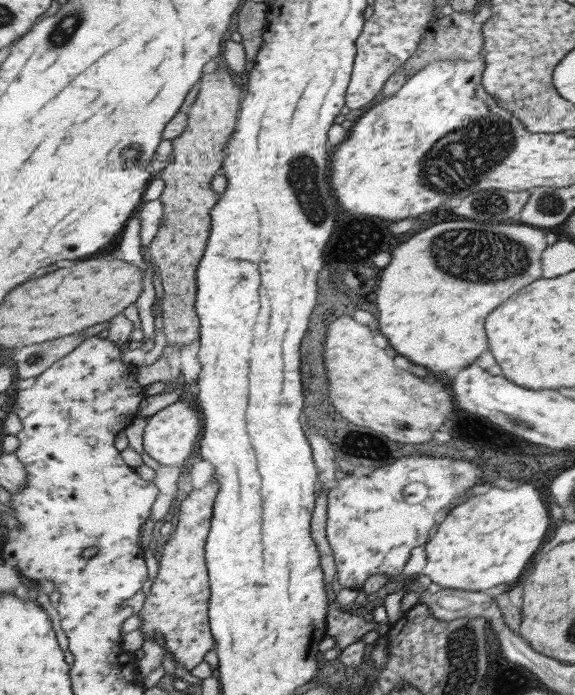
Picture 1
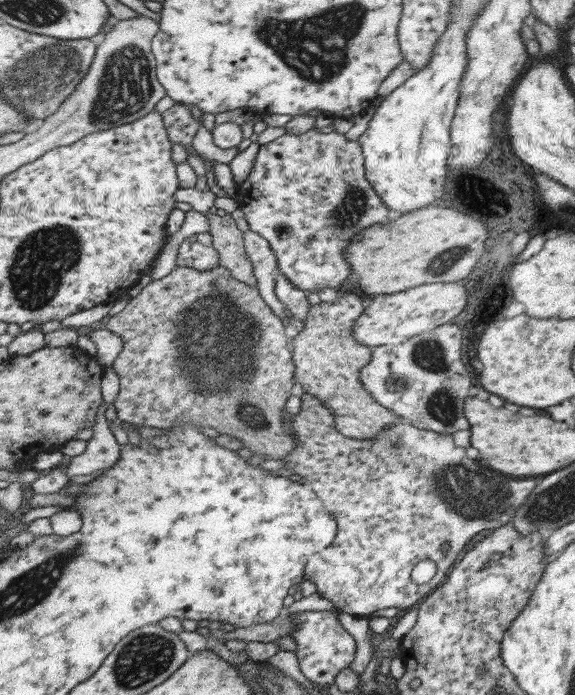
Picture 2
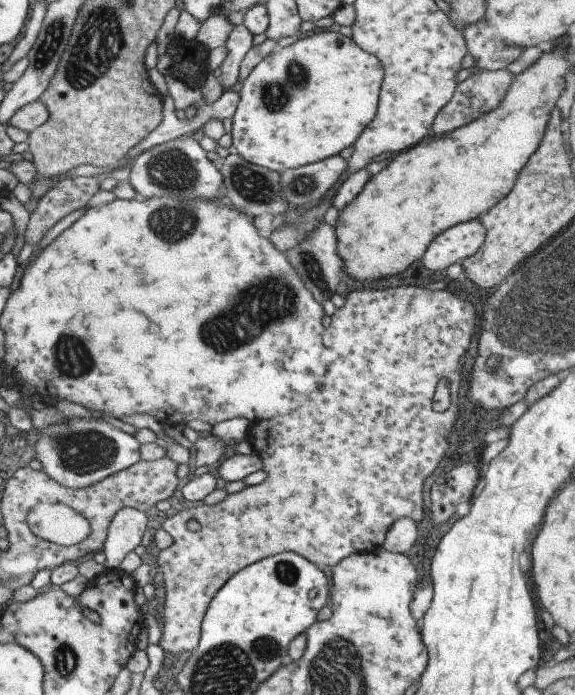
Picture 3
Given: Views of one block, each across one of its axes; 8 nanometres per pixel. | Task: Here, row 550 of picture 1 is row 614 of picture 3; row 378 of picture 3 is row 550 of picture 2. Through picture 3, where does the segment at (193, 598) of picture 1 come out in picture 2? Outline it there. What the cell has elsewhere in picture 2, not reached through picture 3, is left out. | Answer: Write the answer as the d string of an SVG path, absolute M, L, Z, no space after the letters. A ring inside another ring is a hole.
M309 394L303 396L303 408L293 416L291 430L297 436L299 448L285 458L285 468L303 476L301 484L311 486L311 490L323 498L323 506L335 514L339 526L335 544L313 554L307 566L307 580L315 582L319 594L333 602L339 612L357 618L383 608L407 608L423 600L445 580L445 570L453 564L457 552L479 532L505 526L537 484L535 478L495 478L493 470L477 466L477 460L469 460L465 454L467 450L457 448L453 436L417 430L407 422L381 430L377 438L353 440L337 430L337 418L331 416L329 408ZM423 560L433 560L437 564L437 574L425 586L417 586L411 582L411 570Z

